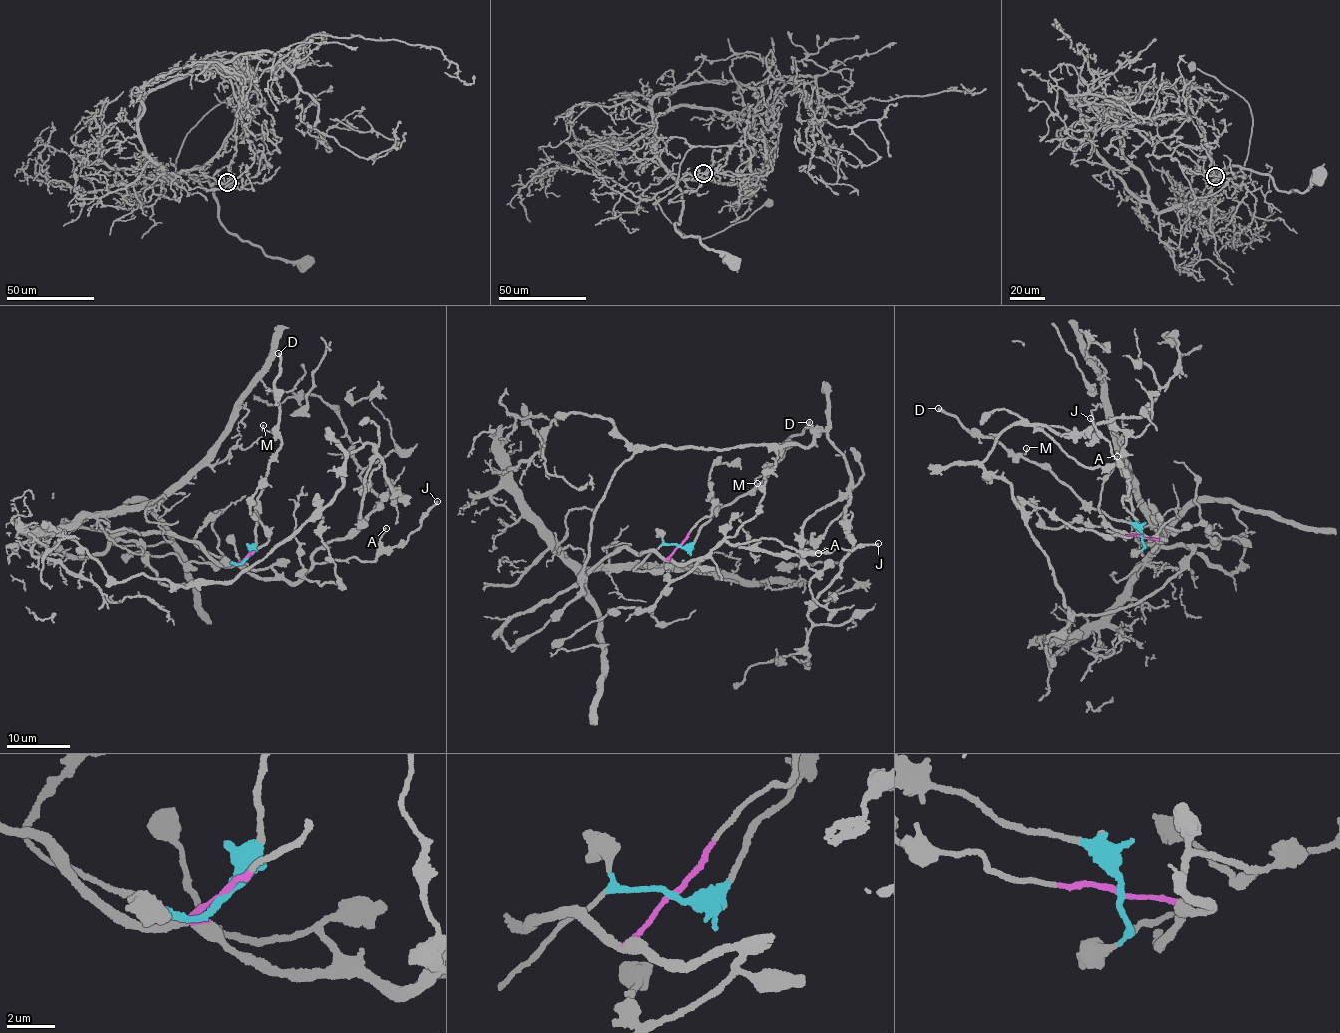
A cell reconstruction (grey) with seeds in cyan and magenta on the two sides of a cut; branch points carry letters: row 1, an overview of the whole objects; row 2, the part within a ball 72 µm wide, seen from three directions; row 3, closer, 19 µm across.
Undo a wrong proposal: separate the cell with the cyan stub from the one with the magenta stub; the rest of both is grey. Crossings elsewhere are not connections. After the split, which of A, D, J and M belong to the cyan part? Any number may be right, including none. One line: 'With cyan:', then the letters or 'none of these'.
With cyan: D, M

